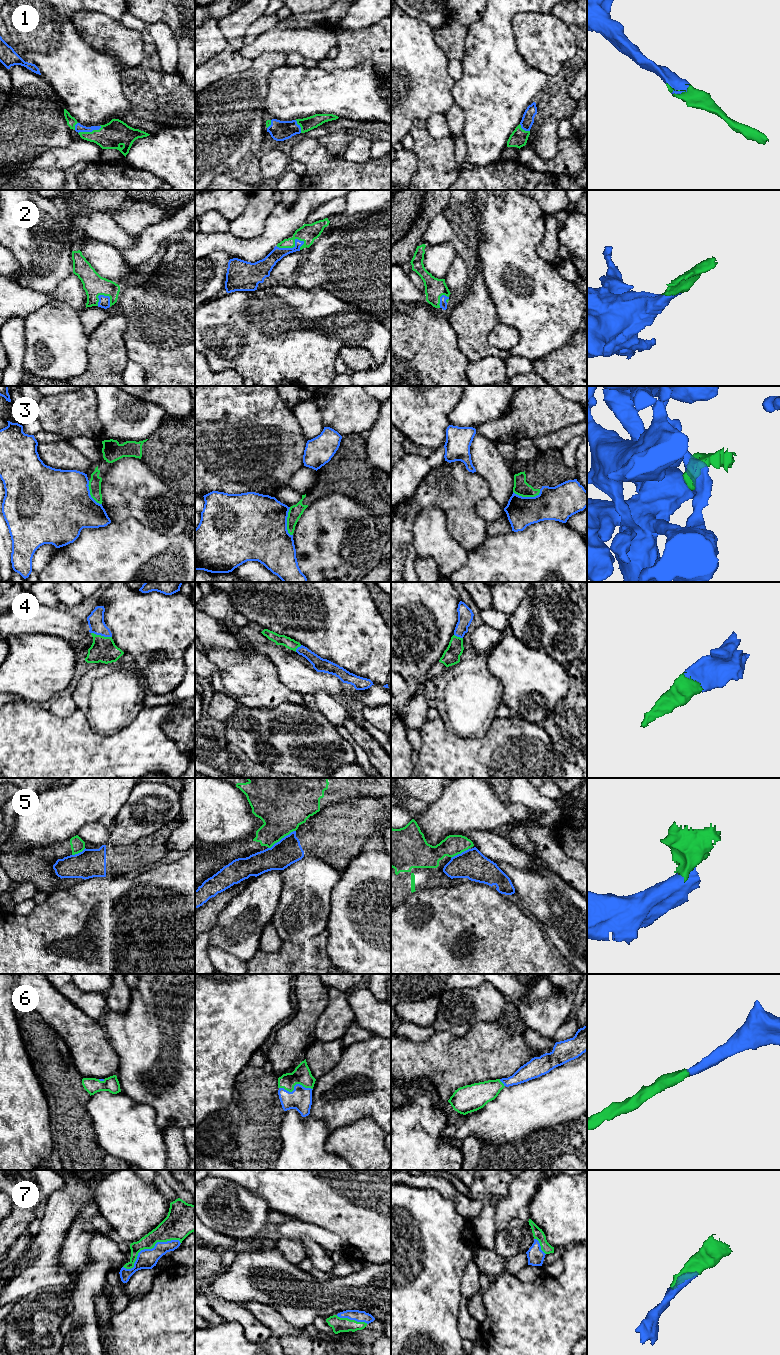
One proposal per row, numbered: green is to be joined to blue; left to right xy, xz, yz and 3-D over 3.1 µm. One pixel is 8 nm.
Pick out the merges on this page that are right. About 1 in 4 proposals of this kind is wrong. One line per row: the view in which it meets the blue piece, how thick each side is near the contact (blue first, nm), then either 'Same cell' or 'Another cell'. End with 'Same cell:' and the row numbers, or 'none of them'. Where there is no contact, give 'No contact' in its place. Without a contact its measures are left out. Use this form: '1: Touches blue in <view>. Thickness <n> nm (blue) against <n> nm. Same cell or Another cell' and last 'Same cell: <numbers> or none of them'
1: Touches blue in xy. Thickness 60 nm (blue) against 200 nm. Same cell
2: Touches blue in xz. Thickness 110 nm (blue) against 150 nm. Same cell
3: Touches blue in yz. Thickness 280 nm (blue) against 120 nm. Another cell
4: Touches blue in xy. Thickness 130 nm (blue) against 200 nm. Same cell
5: Touches blue in xz. Thickness 220 nm (blue) against 400 nm. Another cell
6: Touches blue in xz. Thickness 180 nm (blue) against 150 nm. Same cell
7: Touches blue in xy. Thickness 160 nm (blue) against 180 nm. Same cell
Same cell: 1, 2, 4, 6, 7

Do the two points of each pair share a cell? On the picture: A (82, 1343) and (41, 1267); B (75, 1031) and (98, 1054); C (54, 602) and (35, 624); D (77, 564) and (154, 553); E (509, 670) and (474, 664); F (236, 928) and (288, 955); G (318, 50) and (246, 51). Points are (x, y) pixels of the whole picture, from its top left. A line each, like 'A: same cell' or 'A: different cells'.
A: different cells
B: same cell
C: different cells
D: same cell
E: different cells
F: different cells
G: same cell

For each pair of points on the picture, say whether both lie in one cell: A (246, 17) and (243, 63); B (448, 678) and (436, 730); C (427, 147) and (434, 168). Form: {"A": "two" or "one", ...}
{"A": "one", "B": "two", "C": "one"}

